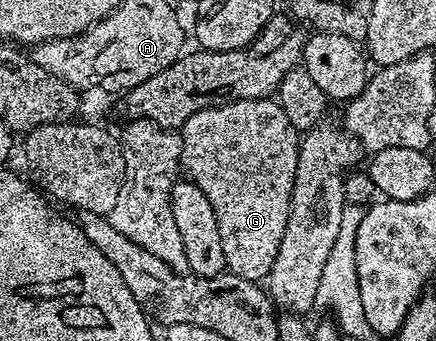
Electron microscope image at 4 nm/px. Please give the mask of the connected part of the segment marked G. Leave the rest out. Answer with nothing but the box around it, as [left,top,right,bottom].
[179,98,301,283]

